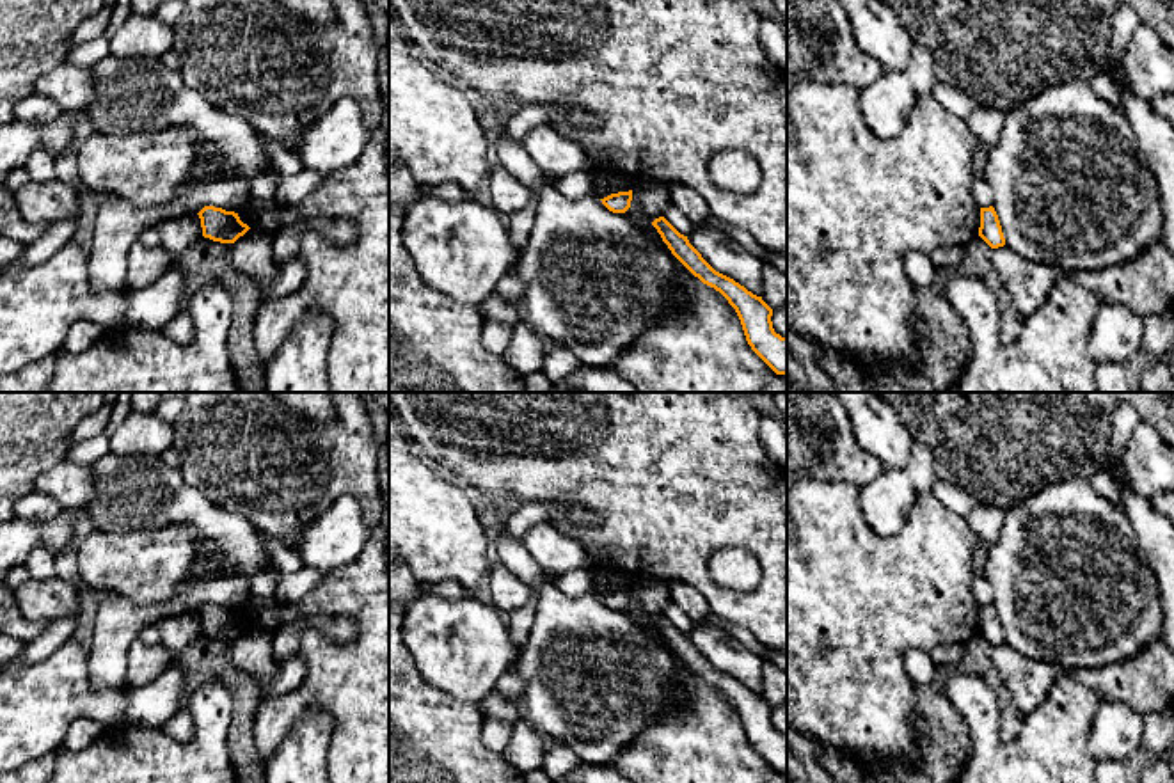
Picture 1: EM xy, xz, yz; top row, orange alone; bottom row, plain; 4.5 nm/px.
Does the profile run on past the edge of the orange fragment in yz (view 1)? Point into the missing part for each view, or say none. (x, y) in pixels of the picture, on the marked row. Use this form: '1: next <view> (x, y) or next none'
1: next none

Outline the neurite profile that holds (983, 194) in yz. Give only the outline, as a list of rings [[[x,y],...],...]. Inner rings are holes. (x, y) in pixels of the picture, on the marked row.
[[[973,179],[972,192],[973,192],[973,199],[979,208],[993,206],[993,192],[991,192],[989,185],[986,183],[986,179]]]

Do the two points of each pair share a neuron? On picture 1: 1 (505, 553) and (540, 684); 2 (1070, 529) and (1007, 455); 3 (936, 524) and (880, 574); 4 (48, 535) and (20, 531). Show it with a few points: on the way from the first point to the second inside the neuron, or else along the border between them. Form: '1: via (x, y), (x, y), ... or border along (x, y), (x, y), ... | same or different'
1: via (539, 583), (549, 597), (549, 650) | same
2: border along (1077, 476), (1055, 480), (1006, 512) | different
3: via (922, 538), (894, 567) | same
4: via (41, 533), (27, 533) | same

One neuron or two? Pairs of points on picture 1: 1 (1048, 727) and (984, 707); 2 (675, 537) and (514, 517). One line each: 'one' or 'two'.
1: one
2: two

